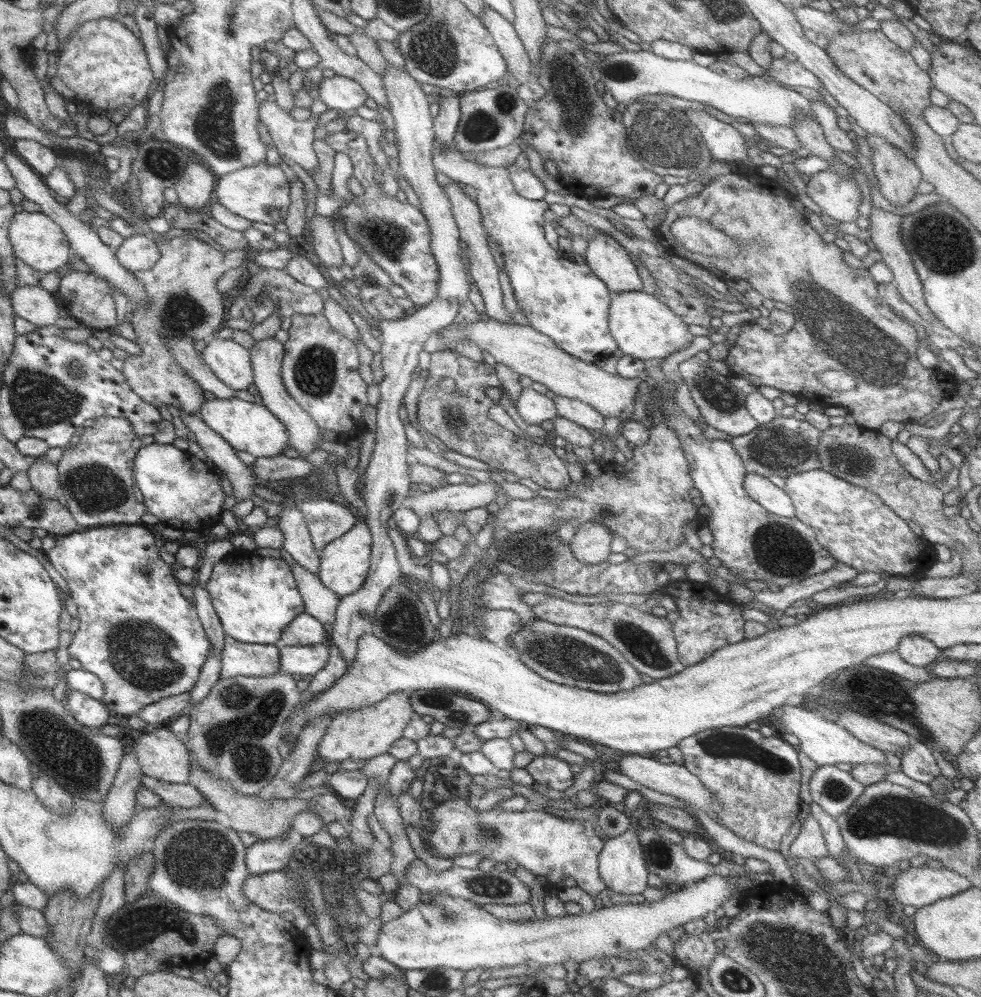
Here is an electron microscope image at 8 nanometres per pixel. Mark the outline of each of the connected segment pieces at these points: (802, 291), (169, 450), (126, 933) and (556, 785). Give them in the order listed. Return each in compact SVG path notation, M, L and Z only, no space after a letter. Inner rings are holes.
M728 173L712 178L705 188L690 197L667 208L666 218L654 229L660 244L671 254L686 258L714 276L743 278L764 298L771 299L787 308L795 318L794 326L784 335L775 335L760 325L749 323L742 325L734 345L729 348L726 366L730 374L747 378L754 386L770 386L782 392L790 392L805 398L808 402L818 404L820 408L843 406L854 417L858 427L868 430L880 430L887 420L907 423L914 419L924 418L934 412L944 398L953 394L956 381L951 374L943 370L924 368L917 360L916 350L919 346L918 333L896 314L896 311L878 294L877 283L868 269L852 268L843 260L843 250L835 243L827 243L820 237L805 218L788 202L788 197L775 194L772 182L762 183L760 175L743 176ZM678 218L700 218L706 220L715 230L726 234L736 246L742 246L737 258L707 257L686 250L678 244L670 233L671 225ZM826 370L842 371L857 379L857 390L832 390L818 380L818 373Z
M154 442L141 446L134 457L133 477L149 514L172 528L183 531L210 529L225 511L223 505L229 494L226 484L205 462L172 444Z
M147 893L138 900L125 903L104 922L102 939L103 945L112 946L124 955L125 976L132 975L137 979L160 970L159 964L189 969L206 964L212 958L214 942L224 934L212 917L190 914L162 897Z
M550 755L534 757L525 770L534 778L534 783L554 790L565 791L574 784L575 776L571 772L570 764Z

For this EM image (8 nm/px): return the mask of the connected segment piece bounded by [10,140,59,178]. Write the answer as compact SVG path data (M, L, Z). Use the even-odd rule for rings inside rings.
M34 140L10 141L12 150L34 172L44 178L59 165L59 156L55 149L46 148Z

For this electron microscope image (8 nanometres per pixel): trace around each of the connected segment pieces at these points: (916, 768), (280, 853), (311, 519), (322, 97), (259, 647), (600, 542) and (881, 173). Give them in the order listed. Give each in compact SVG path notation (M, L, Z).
M916 740L910 742L910 748L900 754L901 771L912 780L922 784L930 784L936 776L940 776L940 768L928 745Z
M288 830L286 837L258 841L247 848L244 864L252 876L280 871L291 857L299 856L295 850L298 843L299 839L292 830Z
M313 498L296 504L302 511L314 548L320 552L332 540L346 534L355 524L356 511L333 501Z
M335 75L332 78L324 78L318 87L316 98L317 102L323 103L327 109L349 114L365 106L367 95L354 80Z
M225 636L220 678L272 676L280 671L279 649L272 644L247 644Z
M600 521L581 524L569 543L570 549L580 563L587 566L607 561L611 554L612 531Z
M868 134L866 139L872 149L872 156L870 157L872 160L872 172L874 172L876 180L878 180L879 191L892 206L906 206L916 195L916 188L918 188L918 184L922 181L919 168L906 154L878 136Z

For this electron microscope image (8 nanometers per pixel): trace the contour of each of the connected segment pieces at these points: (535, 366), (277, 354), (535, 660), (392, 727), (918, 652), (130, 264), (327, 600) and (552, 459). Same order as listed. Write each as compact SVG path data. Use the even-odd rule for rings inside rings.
M489 318L476 320L466 328L450 324L436 333L440 339L450 343L458 343L462 339L472 341L482 352L486 350L494 357L497 364L508 366L520 376L528 376L532 382L544 384L552 396L566 396L566 398L580 400L584 404L592 405L592 408L596 408L602 416L618 418L621 423L632 420L635 411L634 398L640 382L644 380L645 372L633 379L608 373L602 370L598 363L589 364L564 352L551 338L536 332L536 329L530 325L504 324Z
M273 336L255 342L254 346L252 346L249 351L251 354L254 388L258 390L260 398L262 398L260 405L264 406L264 408L268 408L268 410L284 424L290 447L294 448L304 459L310 452L314 452L314 450L317 449L316 444L318 444L318 440L320 440L322 436L320 436L320 427L318 427L316 422L312 420L312 417L308 415L308 411L298 405L288 394L284 383L282 383L282 375L280 374L284 357L284 344L278 342Z
M532 620L511 634L507 643L512 649L516 650L516 656L546 680L551 680L556 684L570 684L574 687L603 694L614 694L616 692L628 691L635 686L644 683L640 672L628 663L626 656L619 650L614 649L606 640L585 632L583 629L559 626L545 622L544 620Z
M396 692L374 705L364 706L348 713L334 715L324 738L318 743L317 759L320 765L328 762L342 762L343 760L368 760L388 752L396 740L402 737L404 728L414 717L409 696Z
M915 635L902 638L896 648L896 652L902 660L920 668L929 668L934 662L937 662L941 651L942 649L938 646Z
M139 232L124 239L116 250L118 264L128 272L146 271L152 268L159 258L160 250L156 241Z
M297 563L289 568L304 604L304 613L316 618L323 626L329 628L331 618L336 613L341 598L323 586L318 576L306 568Z
M451 350L433 352L431 358L429 375L417 405L417 419L428 434L442 440L444 446L451 451L488 464L492 471L494 469L510 472L523 482L528 478L533 480L534 484L548 490L562 490L570 485L571 479L566 466L554 453L554 449L535 444L529 438L518 437L488 417L488 409L494 401L486 395L488 386L501 390L500 404L512 402L510 395L502 389L493 366L476 364L466 356ZM444 378L454 380L454 392L444 392L440 389L439 384Z

